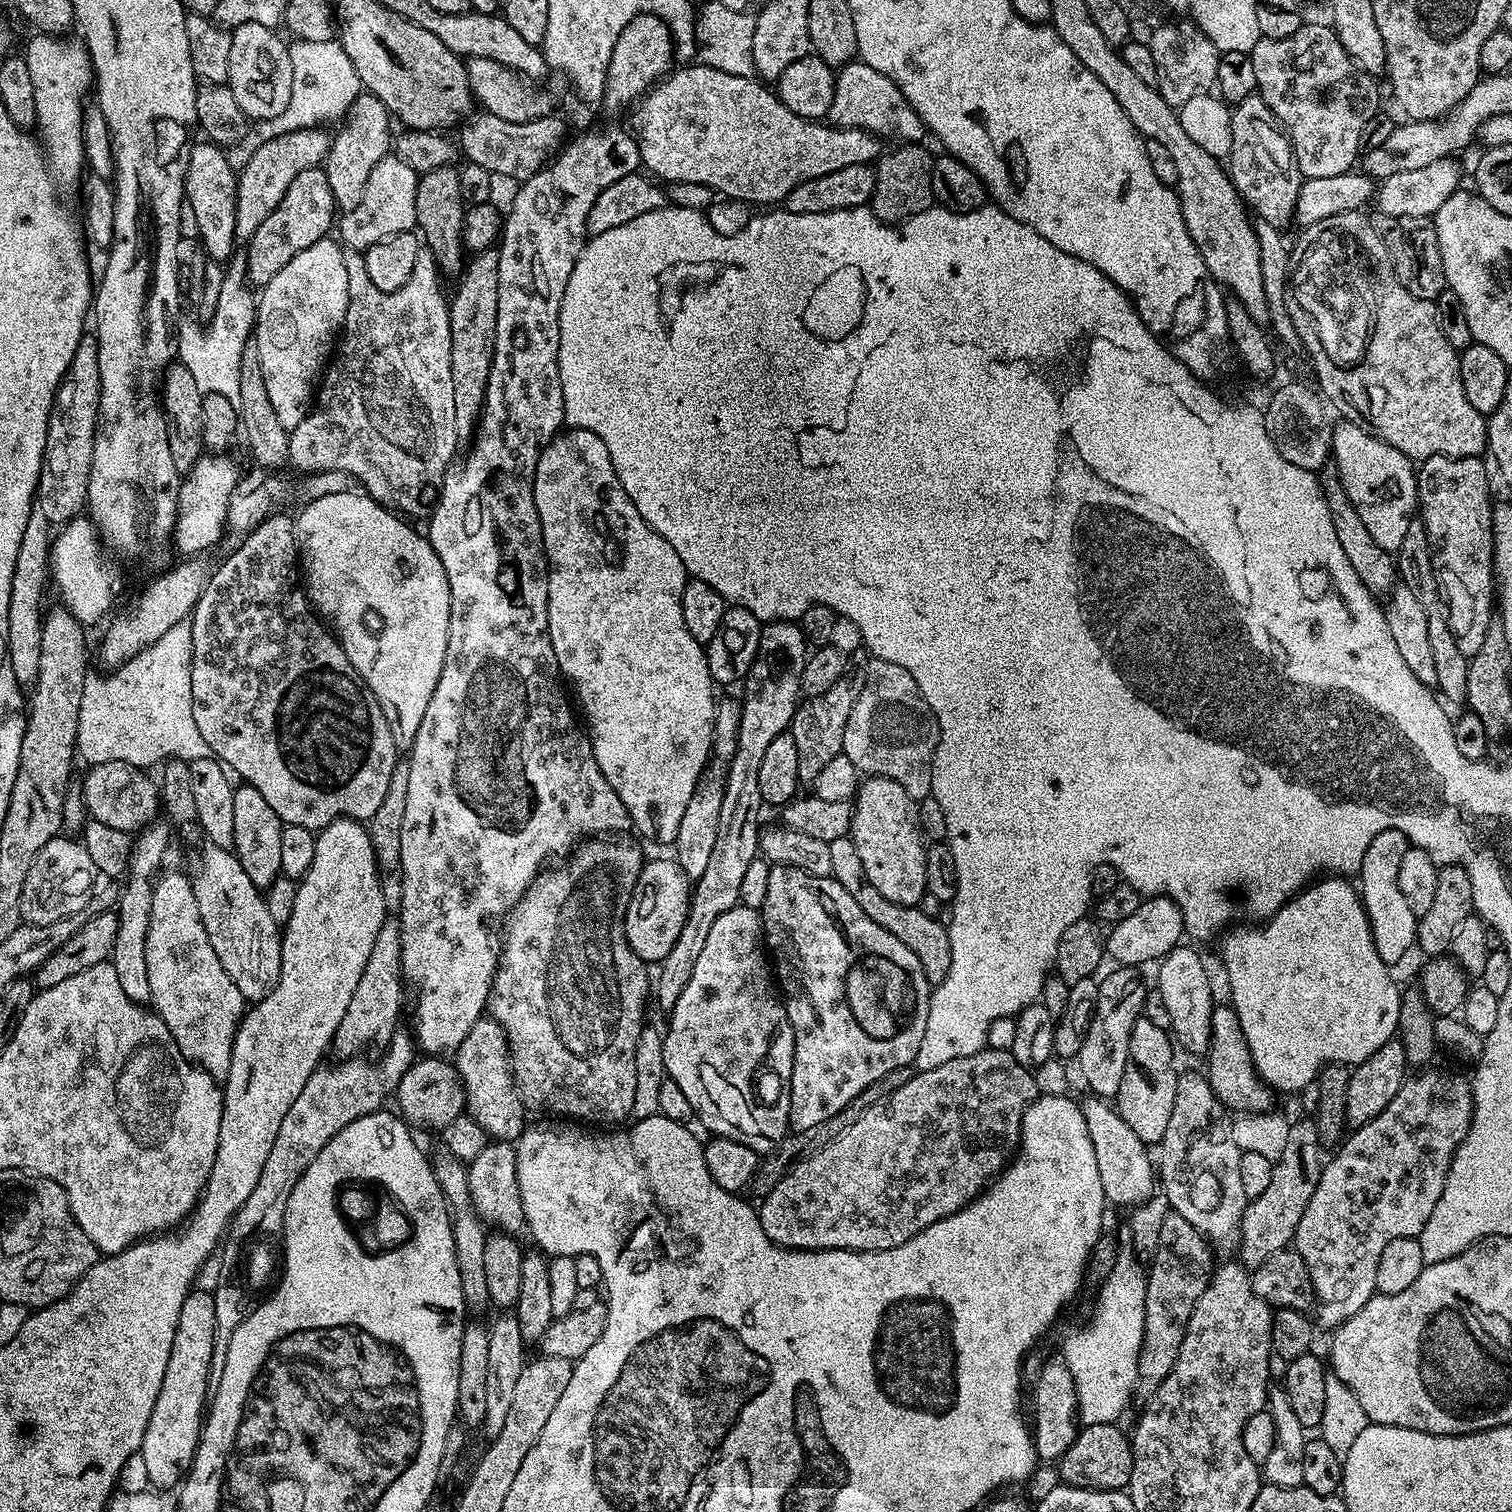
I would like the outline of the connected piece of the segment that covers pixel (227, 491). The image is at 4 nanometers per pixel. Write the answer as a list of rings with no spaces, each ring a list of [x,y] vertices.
[[[216,454],[197,461],[197,466],[187,473],[186,479],[180,485],[180,510],[176,517],[174,544],[177,544],[188,554],[204,554],[207,548],[212,548],[228,528],[228,507],[236,487],[242,479],[242,471],[231,460],[228,454]]]

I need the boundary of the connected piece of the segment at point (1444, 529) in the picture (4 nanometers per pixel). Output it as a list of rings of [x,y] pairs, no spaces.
[[[1431,456],[1419,461],[1416,474],[1418,512],[1430,538],[1430,550],[1436,578],[1446,605],[1448,625],[1458,642],[1458,650],[1471,657],[1478,654],[1482,638],[1494,615],[1494,573],[1492,571],[1492,509],[1494,499],[1488,493],[1488,468],[1480,456]]]

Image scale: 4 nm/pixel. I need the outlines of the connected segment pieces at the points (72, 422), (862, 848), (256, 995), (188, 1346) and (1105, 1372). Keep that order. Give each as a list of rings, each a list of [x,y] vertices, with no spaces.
[[[86,334],[74,350],[68,375],[56,391],[48,419],[44,465],[40,484],[36,487],[35,503],[46,514],[49,525],[63,526],[77,519],[88,503],[90,470],[96,449],[96,423],[100,417],[100,375],[98,374],[98,346],[95,335]]]
[[[868,776],[861,783],[859,790],[856,791],[854,797],[854,811],[852,814],[852,831],[850,833],[854,846],[858,850],[858,858],[862,858],[862,867],[866,869],[866,878],[870,878],[870,882],[878,890],[878,894],[886,894],[886,898],[890,898],[890,902],[898,902],[899,904],[907,904],[909,906],[919,905],[920,899],[924,893],[928,891],[928,883],[926,882],[926,837],[920,831],[920,813],[918,811],[917,801],[910,798],[910,794],[906,794],[906,790],[902,790],[902,786],[898,786],[898,782],[894,782],[885,776]]]
[[[207,847],[189,858],[187,868],[206,938],[210,938],[218,962],[222,962],[226,974],[230,974],[230,982],[238,986],[245,1001],[265,1000],[280,981],[281,925],[271,918],[265,893],[256,888],[238,858],[229,849]]]
[[[192,1290],[182,1302],[182,1314],[178,1314],[178,1330],[174,1334],[170,1362],[166,1362],[166,1378],[162,1378],[158,1402],[154,1402],[146,1434],[140,1443],[139,1453],[146,1462],[153,1489],[175,1489],[192,1467],[206,1419],[206,1405],[210,1400],[210,1358],[214,1358],[214,1298],[210,1292]]]
[[[1125,1248],[1116,1258],[1104,1284],[1100,1288],[1088,1324],[1072,1331],[1064,1338],[1062,1359],[1074,1378],[1075,1392],[1078,1394],[1077,1415],[1085,1425],[1111,1424],[1134,1396],[1139,1383],[1137,1378],[1138,1354],[1141,1353],[1142,1338],[1145,1332],[1145,1290],[1146,1274],[1143,1265],[1131,1249]]]

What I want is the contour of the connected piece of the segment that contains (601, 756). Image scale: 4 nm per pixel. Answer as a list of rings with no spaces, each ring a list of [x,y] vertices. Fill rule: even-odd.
[[[568,428],[561,431],[542,450],[539,457],[539,473],[535,491],[535,505],[543,517],[545,536],[550,550],[553,551],[554,568],[551,570],[551,636],[555,643],[557,656],[560,656],[562,677],[565,681],[576,683],[578,707],[586,710],[586,731],[592,741],[594,758],[610,786],[622,798],[624,808],[628,812],[629,821],[648,840],[657,840],[660,844],[675,845],[678,834],[678,822],[682,822],[682,814],[686,814],[686,806],[694,794],[696,785],[700,783],[706,772],[706,765],[712,751],[712,727],[716,717],[717,697],[712,697],[714,681],[708,669],[708,657],[705,645],[700,644],[690,630],[686,630],[686,622],[682,618],[682,590],[686,583],[686,573],[682,558],[674,554],[674,546],[655,532],[638,514],[638,506],[626,494],[618,474],[614,470],[614,462],[610,462],[610,450],[602,443],[602,438],[590,430]]]

